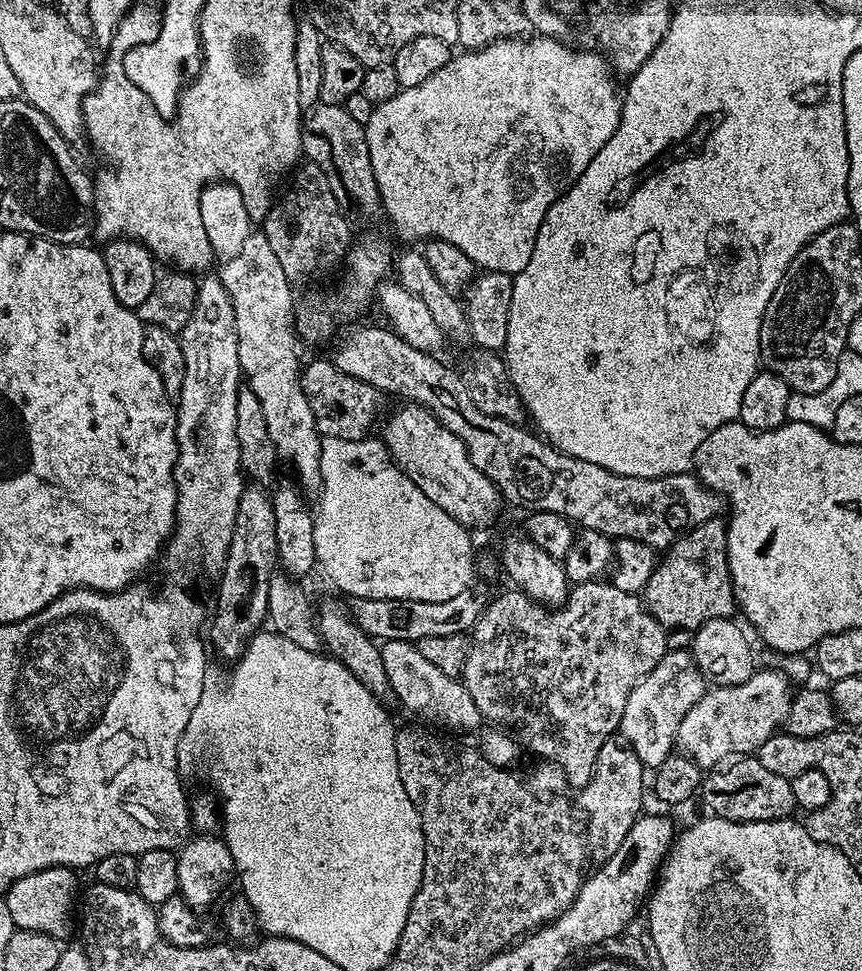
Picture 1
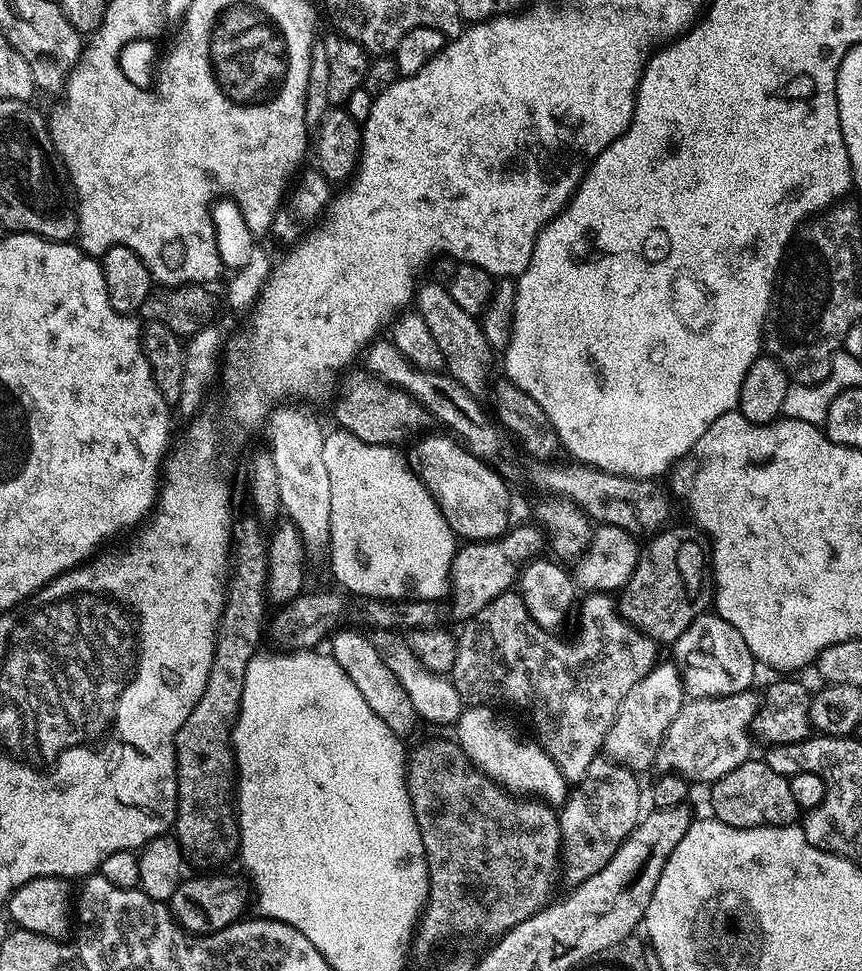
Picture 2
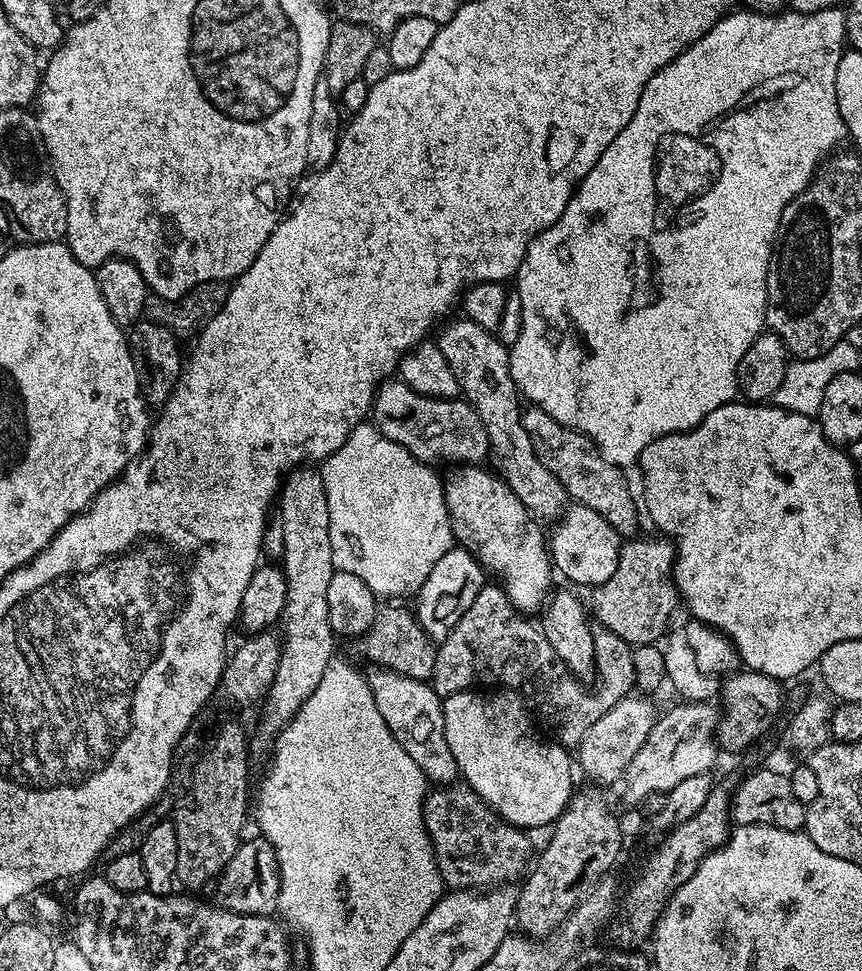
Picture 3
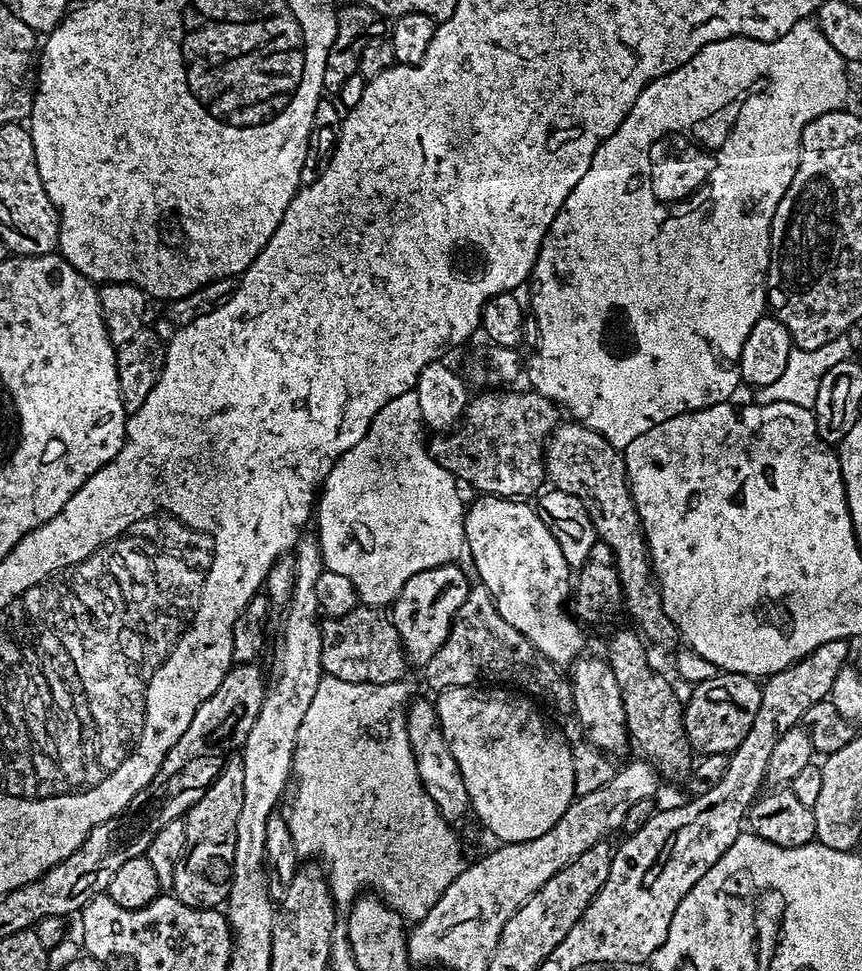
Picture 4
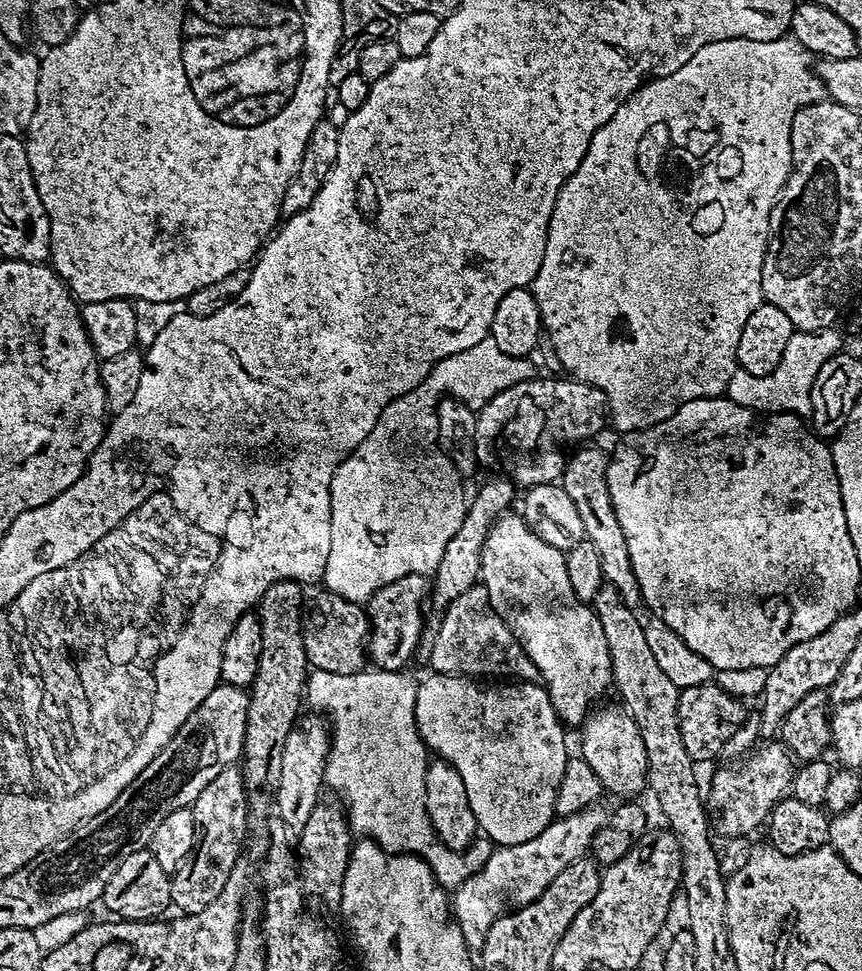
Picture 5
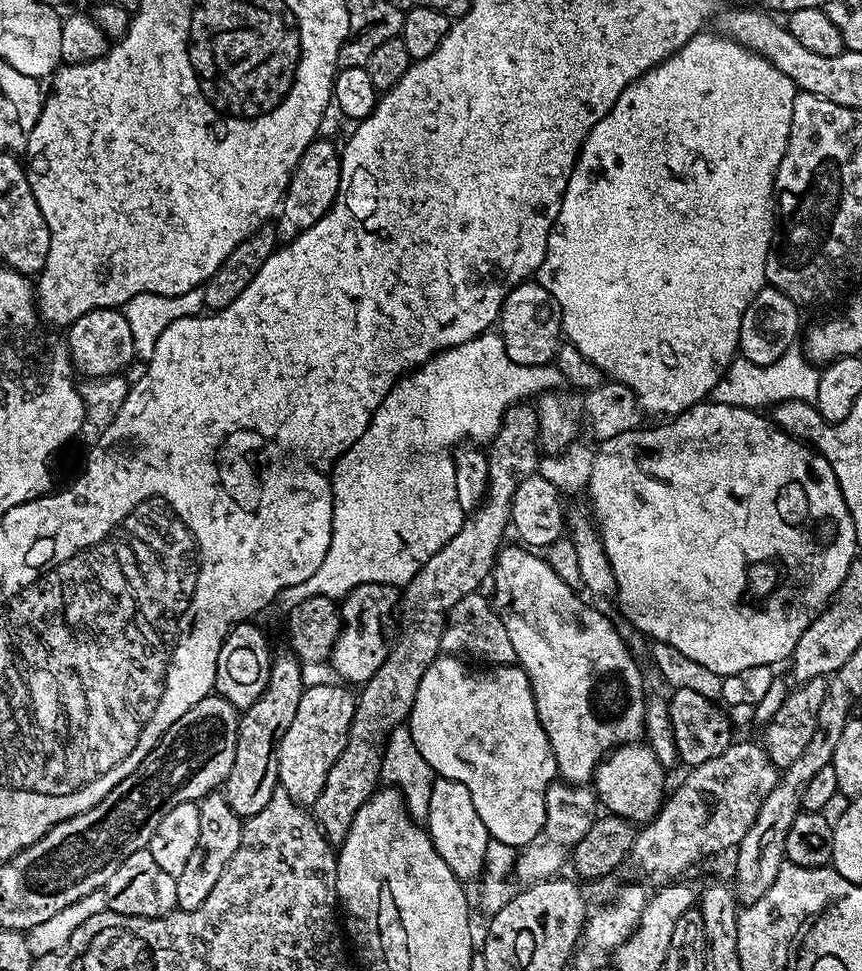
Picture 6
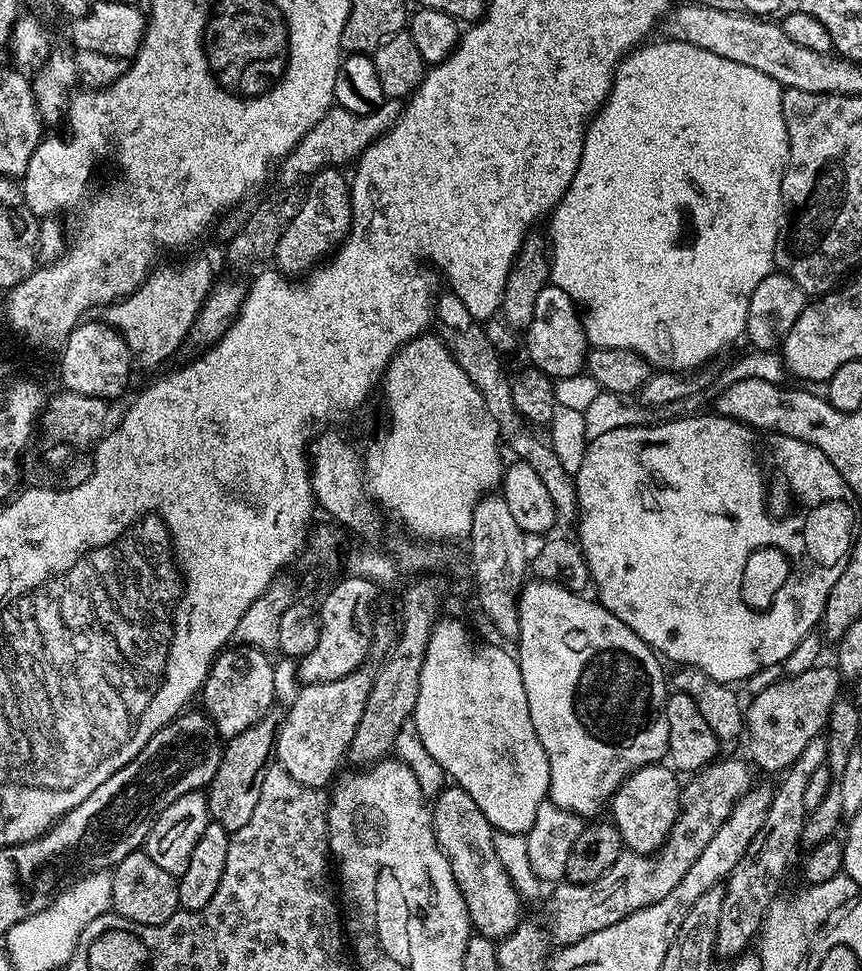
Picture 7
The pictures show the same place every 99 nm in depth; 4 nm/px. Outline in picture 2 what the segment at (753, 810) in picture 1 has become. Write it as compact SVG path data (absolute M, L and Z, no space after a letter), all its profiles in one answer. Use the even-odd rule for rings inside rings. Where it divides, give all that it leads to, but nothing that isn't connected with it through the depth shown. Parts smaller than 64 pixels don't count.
M749 758L746 762L742 762L742 766L730 770L730 774L715 781L710 791L712 791L711 815L727 826L764 828L795 825L802 812L798 802L794 802L794 794L790 794L788 776L782 772L775 772L760 758Z

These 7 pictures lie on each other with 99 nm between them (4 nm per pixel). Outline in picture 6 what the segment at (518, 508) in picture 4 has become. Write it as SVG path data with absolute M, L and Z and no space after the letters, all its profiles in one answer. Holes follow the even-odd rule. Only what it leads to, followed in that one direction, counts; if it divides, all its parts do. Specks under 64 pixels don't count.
M524 546L508 547L501 547L500 551L497 552L496 567L493 568L490 577L490 584L496 587L494 604L502 618L502 626L506 626L506 634L510 637L510 643L514 645L514 654L519 667L523 668L524 673L528 675L528 681L532 687L534 702L538 710L538 718L542 722L542 730L546 730L546 738L550 738L550 746L554 750L559 779L573 786L584 786L593 779L597 766L599 766L601 760L605 759L607 753L613 752L615 748L620 748L624 744L635 744L644 736L644 706L646 703L644 676L640 673L639 666L636 665L637 657L630 651L621 629L619 627L616 629L608 621L609 617L605 613L589 603L583 595L580 597L577 589L566 586L566 582L562 582L562 578L558 574L554 574L554 570L550 570L548 561L543 555L537 554Z

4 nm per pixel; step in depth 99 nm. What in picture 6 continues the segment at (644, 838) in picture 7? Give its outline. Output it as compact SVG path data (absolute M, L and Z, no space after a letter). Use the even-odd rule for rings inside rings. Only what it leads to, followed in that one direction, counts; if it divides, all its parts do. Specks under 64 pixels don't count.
M647 742L624 744L607 753L594 773L596 799L604 804L609 813L632 821L633 825L643 826L660 813L660 806L666 799L664 792L666 770Z

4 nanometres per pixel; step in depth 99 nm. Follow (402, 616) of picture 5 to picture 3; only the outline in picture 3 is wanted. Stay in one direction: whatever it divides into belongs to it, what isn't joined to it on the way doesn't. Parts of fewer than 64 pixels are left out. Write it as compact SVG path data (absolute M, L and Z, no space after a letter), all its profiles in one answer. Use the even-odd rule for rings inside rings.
M454 546L430 570L430 578L421 586L415 597L416 608L414 615L416 621L426 630L426 634L434 642L444 640L458 626L458 618L470 610L474 598L478 598L478 590L482 590L486 583L484 567L474 559L466 549Z

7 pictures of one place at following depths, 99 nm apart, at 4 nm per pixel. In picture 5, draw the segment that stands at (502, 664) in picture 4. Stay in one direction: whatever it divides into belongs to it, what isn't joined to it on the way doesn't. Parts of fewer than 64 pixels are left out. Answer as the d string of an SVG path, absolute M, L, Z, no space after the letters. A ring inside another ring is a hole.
M476 583L466 594L458 594L454 602L450 602L447 608L443 609L440 625L436 628L436 637L432 640L432 649L428 652L428 660L432 663L431 671L445 676L462 676L467 678L481 678L480 676L500 676L496 678L511 678L516 682L532 682L537 679L538 673L534 662L522 650L518 638L508 628L508 623L490 606L490 598L483 583Z

